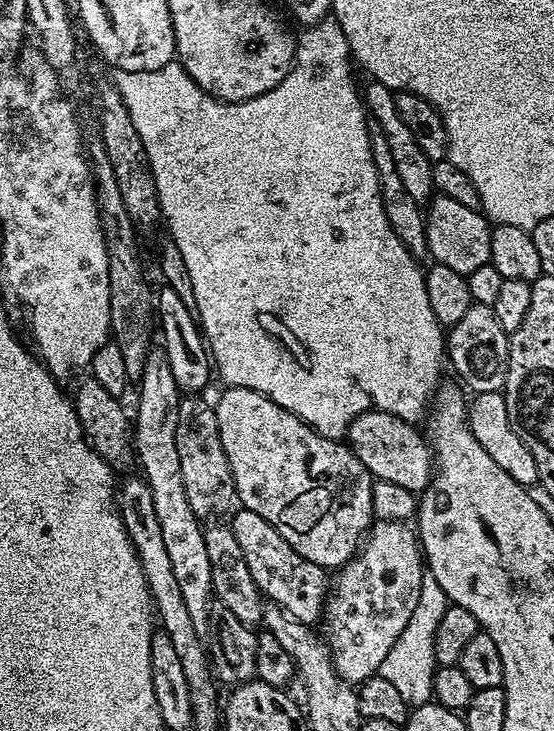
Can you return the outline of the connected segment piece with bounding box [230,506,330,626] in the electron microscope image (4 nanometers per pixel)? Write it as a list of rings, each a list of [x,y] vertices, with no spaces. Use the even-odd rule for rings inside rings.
[[[243,506],[231,513],[230,527],[242,549],[242,558],[246,558],[246,566],[250,566],[250,578],[258,586],[265,601],[278,605],[286,614],[298,618],[298,622],[309,626],[321,619],[325,603],[330,595],[330,576],[325,569],[314,562],[302,558],[262,514],[254,514],[254,510]]]

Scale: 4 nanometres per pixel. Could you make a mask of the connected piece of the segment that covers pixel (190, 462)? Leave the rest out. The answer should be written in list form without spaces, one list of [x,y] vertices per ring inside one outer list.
[[[186,396],[181,399],[175,441],[181,463],[182,482],[190,508],[202,522],[208,522],[220,518],[220,515],[225,511],[226,514],[233,507],[236,484],[229,460],[222,450],[215,407],[202,399],[204,398],[200,396]]]

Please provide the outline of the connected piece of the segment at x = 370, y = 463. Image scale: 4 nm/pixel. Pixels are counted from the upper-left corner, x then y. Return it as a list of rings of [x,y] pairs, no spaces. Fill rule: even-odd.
[[[363,412],[350,422],[346,433],[346,443],[352,449],[362,466],[377,480],[395,482],[406,486],[406,490],[417,494],[424,491],[432,480],[434,457],[431,447],[415,423],[403,420],[389,412]]]

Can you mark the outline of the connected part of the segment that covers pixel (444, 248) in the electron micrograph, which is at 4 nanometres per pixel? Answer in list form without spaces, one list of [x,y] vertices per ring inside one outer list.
[[[439,194],[431,197],[426,208],[426,242],[428,256],[435,263],[450,266],[450,270],[458,270],[458,274],[468,277],[478,270],[478,266],[486,266],[490,262],[491,237],[490,221],[483,211],[462,206],[462,202],[454,202],[454,198]]]

